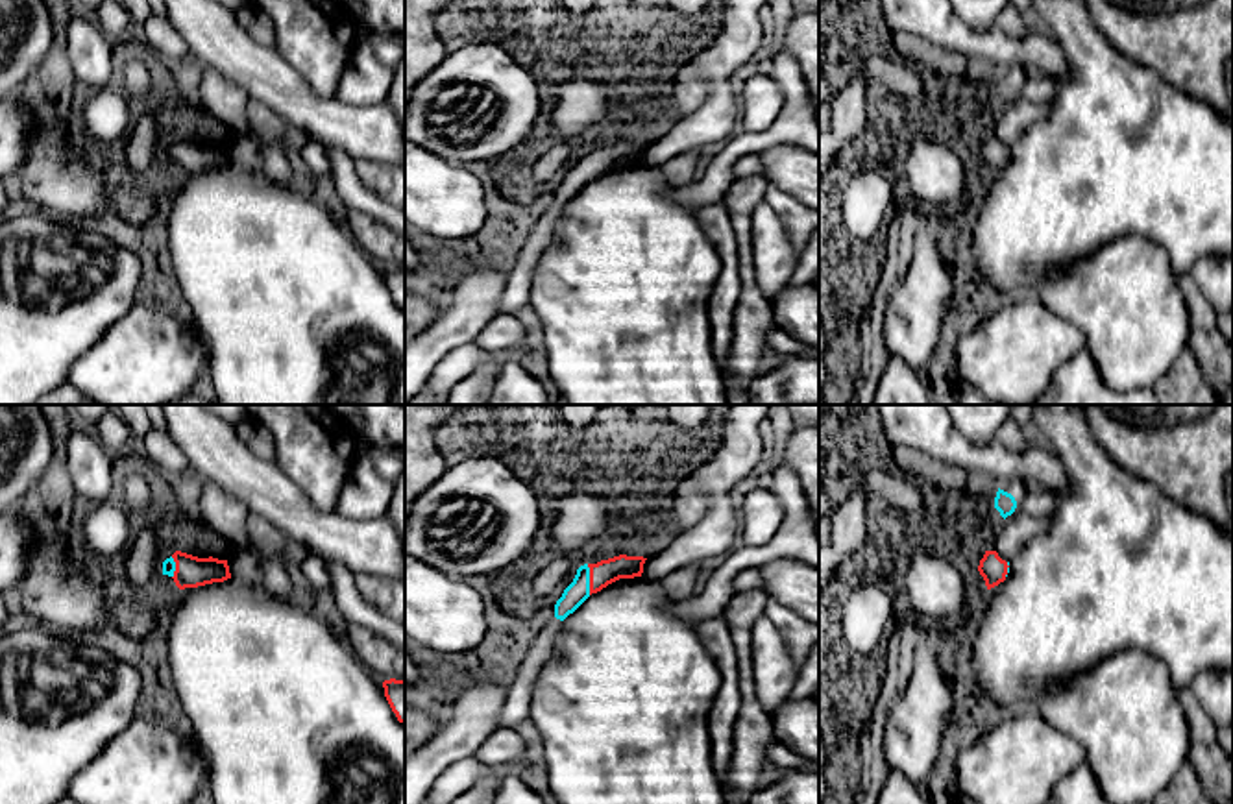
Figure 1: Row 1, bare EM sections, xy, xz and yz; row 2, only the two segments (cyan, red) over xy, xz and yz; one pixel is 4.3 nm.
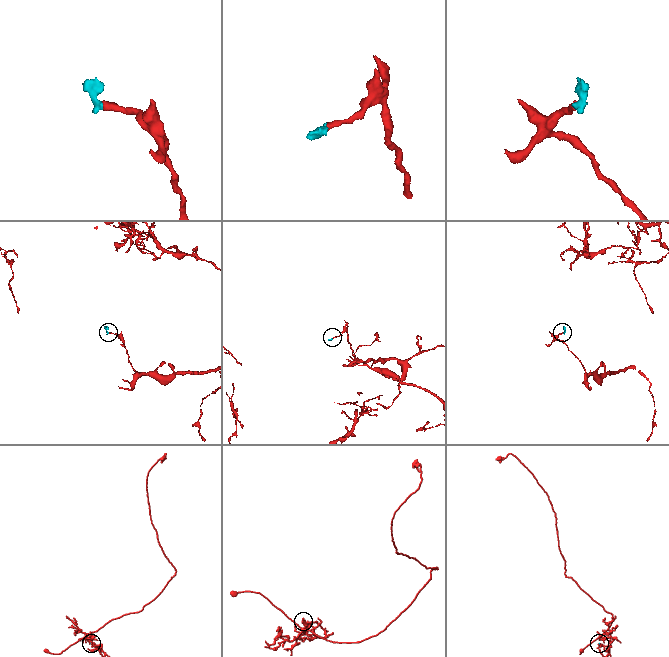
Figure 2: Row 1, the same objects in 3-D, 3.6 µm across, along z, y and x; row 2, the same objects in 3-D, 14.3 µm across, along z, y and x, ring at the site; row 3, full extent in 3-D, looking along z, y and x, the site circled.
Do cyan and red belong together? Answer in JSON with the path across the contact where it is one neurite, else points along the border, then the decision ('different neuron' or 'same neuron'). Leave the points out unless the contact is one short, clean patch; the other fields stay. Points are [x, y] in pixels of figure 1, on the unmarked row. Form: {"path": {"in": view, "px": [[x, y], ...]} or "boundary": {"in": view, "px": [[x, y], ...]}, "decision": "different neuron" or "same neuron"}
{"decision": "same neuron"}

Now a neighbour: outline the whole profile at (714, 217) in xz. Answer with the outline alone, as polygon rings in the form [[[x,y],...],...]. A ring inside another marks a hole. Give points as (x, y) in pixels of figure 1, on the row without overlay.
[[[714,200],[695,209],[695,216],[721,259],[721,274],[710,298],[710,340],[721,368],[728,364],[732,318],[739,298],[739,259],[730,213]]]

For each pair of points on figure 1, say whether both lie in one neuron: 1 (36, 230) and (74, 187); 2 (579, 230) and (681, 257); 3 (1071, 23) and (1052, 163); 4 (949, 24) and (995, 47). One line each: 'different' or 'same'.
1: different
2: same
3: same
4: same

